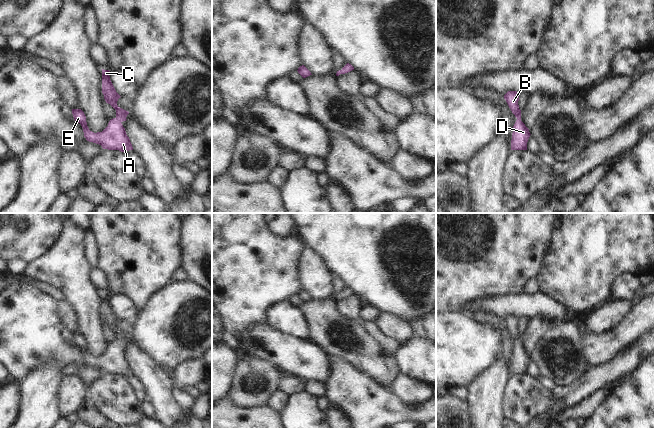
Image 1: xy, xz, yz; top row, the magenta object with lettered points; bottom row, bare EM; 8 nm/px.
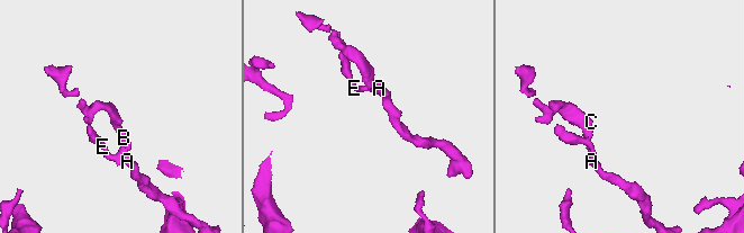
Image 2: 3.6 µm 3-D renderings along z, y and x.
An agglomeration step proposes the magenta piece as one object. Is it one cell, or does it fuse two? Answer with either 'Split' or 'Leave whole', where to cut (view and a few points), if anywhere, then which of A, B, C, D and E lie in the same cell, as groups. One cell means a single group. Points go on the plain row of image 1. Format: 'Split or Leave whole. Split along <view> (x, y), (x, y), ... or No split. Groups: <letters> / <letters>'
Leave whole. No split. Groups: A B C D E

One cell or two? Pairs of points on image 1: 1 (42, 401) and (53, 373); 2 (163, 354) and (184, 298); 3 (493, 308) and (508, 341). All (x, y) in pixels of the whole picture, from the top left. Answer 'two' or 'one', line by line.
1: one
2: one
3: two

